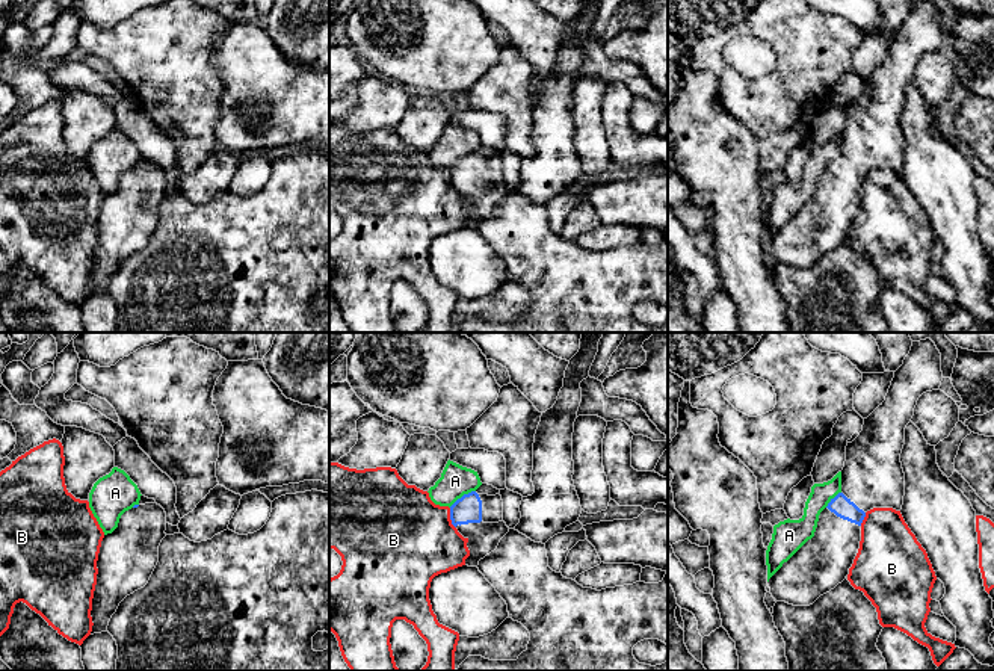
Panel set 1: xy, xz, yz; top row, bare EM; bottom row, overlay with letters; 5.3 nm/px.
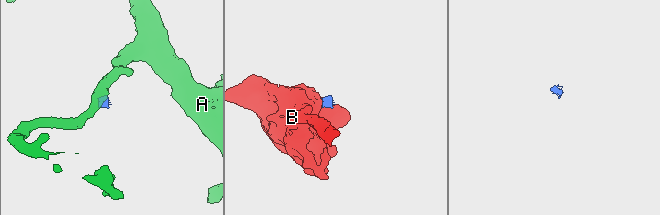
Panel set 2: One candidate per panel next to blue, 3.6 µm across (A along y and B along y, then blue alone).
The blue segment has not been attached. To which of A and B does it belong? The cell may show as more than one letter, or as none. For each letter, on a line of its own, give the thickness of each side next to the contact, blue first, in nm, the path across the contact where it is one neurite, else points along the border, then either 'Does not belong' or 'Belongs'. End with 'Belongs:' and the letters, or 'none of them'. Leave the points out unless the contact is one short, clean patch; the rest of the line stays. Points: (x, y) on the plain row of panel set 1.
A: Thickness 140 nm (blue) against 170 nm. Boundary: xz (475, 151), (463, 156), (449, 168). Does not belong
B: Thickness 140 nm (blue) against 480 nm. Boundary: xz (449, 170), (449, 179), (455, 189). Does not belong
Belongs: none of them

